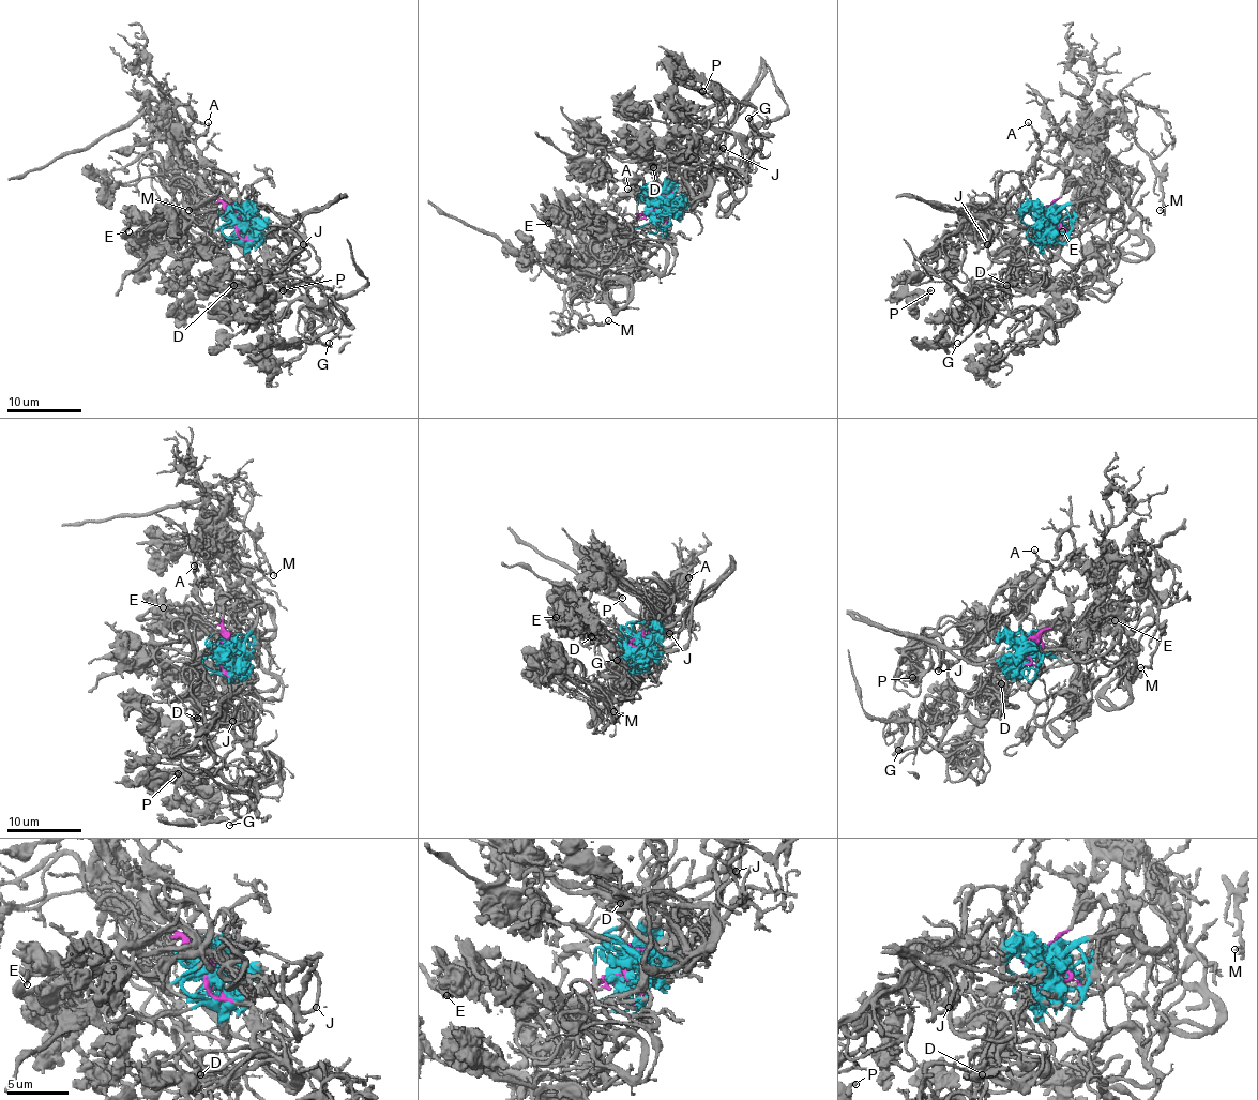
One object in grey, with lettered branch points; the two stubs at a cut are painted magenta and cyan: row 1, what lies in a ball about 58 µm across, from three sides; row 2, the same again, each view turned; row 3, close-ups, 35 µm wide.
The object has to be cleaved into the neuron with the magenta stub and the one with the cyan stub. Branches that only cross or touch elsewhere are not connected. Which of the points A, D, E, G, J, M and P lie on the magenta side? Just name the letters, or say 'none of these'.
A, M

